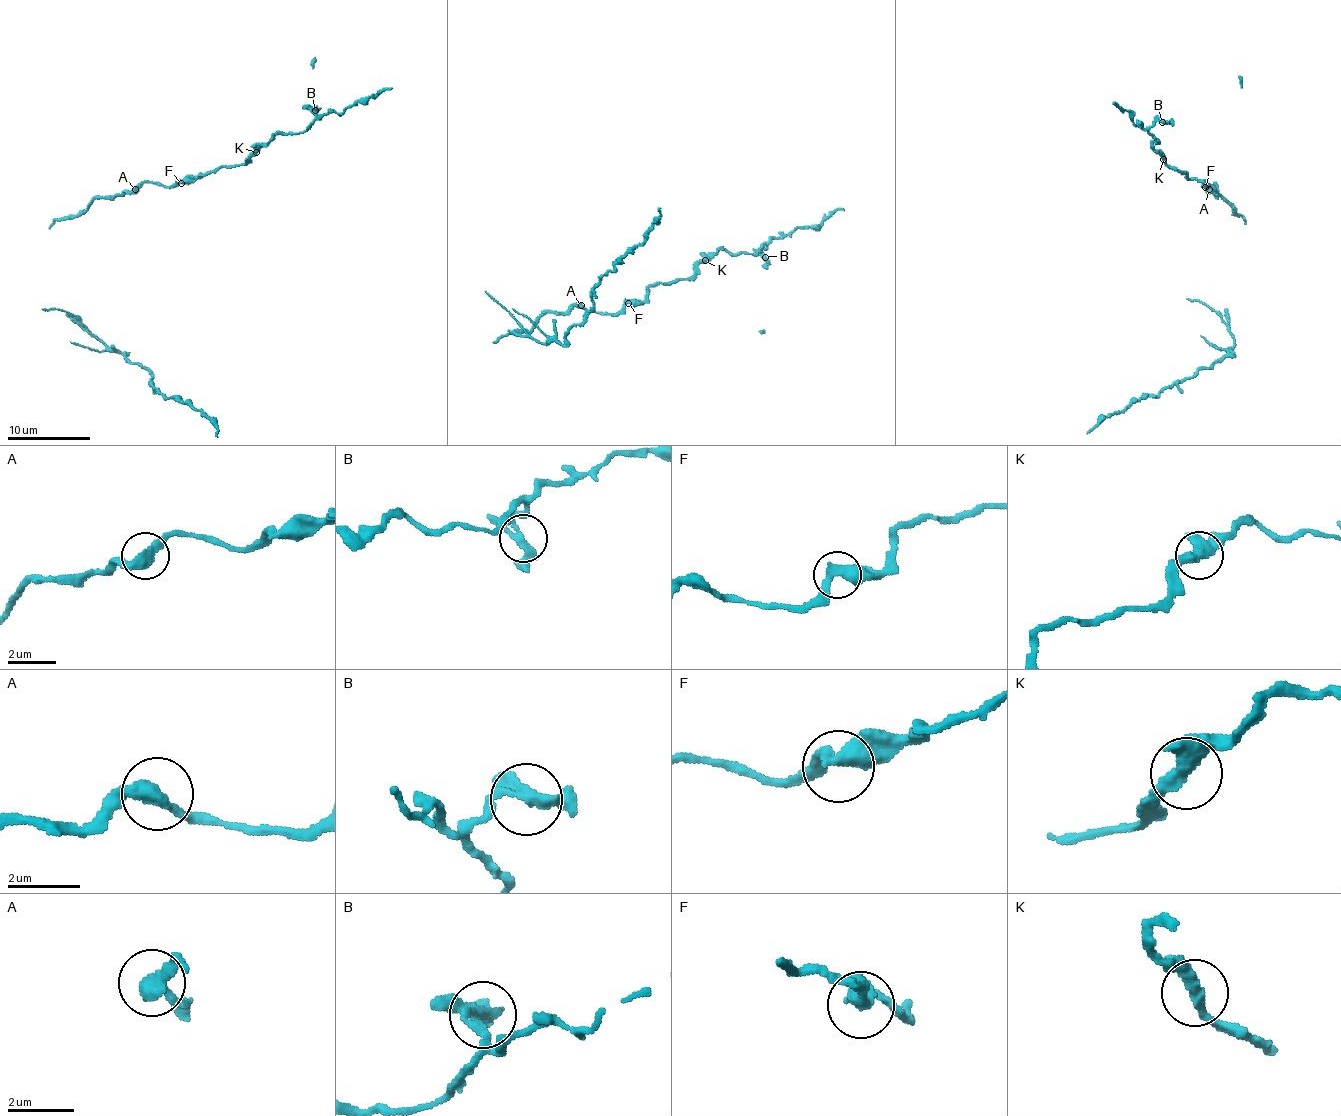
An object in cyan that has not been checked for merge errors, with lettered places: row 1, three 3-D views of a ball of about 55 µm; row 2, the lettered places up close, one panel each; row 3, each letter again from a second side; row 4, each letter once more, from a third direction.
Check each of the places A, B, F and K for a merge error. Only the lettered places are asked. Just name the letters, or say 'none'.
none

